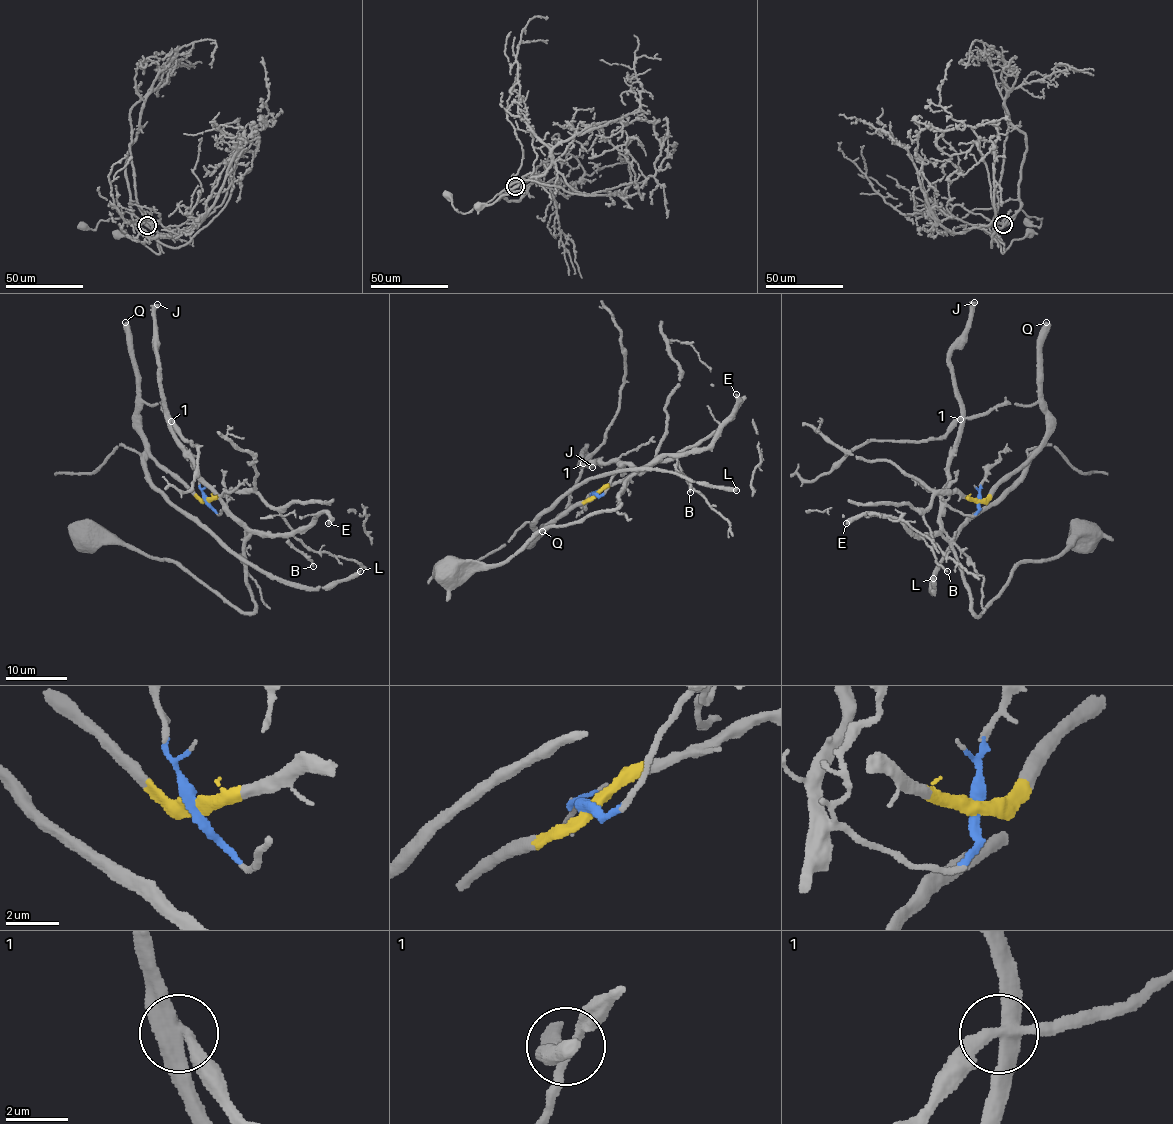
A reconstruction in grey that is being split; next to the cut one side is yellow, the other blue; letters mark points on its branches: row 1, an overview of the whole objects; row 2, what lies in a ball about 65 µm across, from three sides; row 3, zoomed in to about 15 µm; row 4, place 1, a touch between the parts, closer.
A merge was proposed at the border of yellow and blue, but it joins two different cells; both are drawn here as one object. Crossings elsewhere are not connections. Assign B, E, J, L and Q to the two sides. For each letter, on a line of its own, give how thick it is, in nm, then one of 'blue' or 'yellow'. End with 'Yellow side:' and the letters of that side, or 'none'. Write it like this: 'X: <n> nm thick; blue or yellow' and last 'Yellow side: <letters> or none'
B: 160 nm thick; blue
E: 400 nm thick; blue
J: 500 nm thick; blue
L: 400 nm thick; yellow
Q: 600 nm thick; yellow
Yellow side: L, Q

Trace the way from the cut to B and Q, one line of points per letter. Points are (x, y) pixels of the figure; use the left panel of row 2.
B: (206, 500), (217, 514), (225, 506), (250, 528), (287, 536), (288, 541), (309, 559), (313, 566)
Q: (206, 500), (199, 500), (181, 482), (163, 470), (149, 452), (139, 420), (131, 335), (125, 322)

